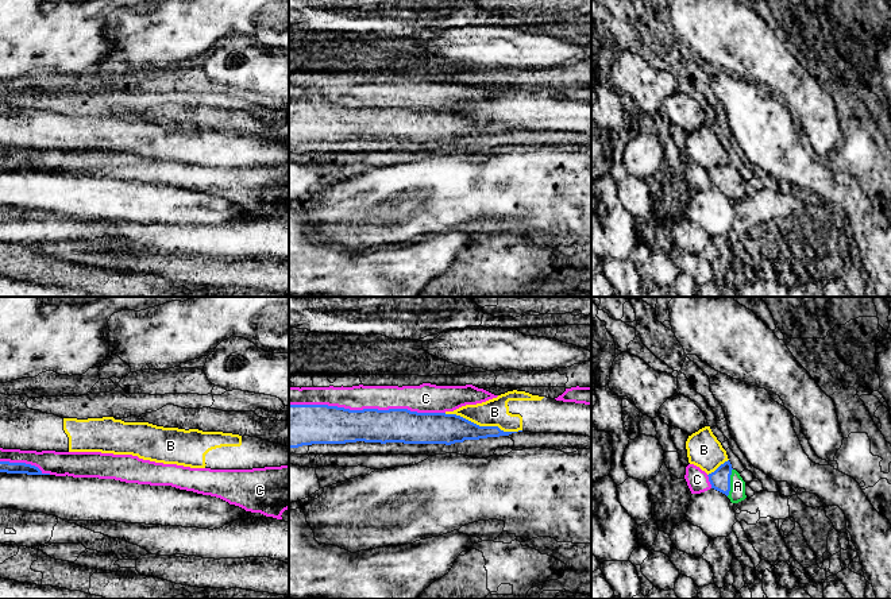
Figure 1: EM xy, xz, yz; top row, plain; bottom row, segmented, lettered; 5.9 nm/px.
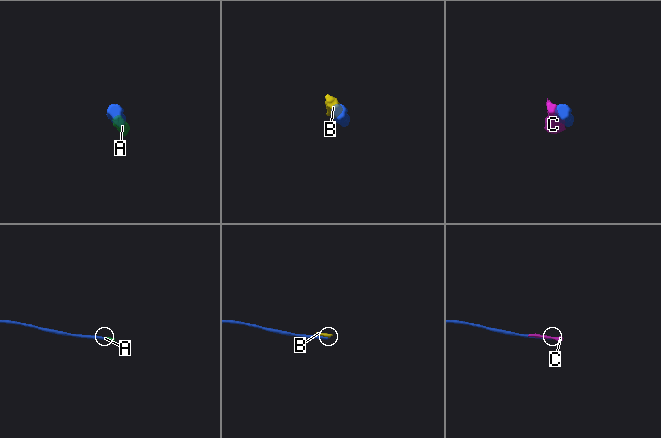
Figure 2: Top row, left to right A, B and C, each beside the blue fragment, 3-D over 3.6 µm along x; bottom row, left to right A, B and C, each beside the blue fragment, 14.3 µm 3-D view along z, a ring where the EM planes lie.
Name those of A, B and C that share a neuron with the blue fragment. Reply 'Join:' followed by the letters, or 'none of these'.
Join: A

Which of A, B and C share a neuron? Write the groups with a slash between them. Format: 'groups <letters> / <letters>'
groups A / B / C

